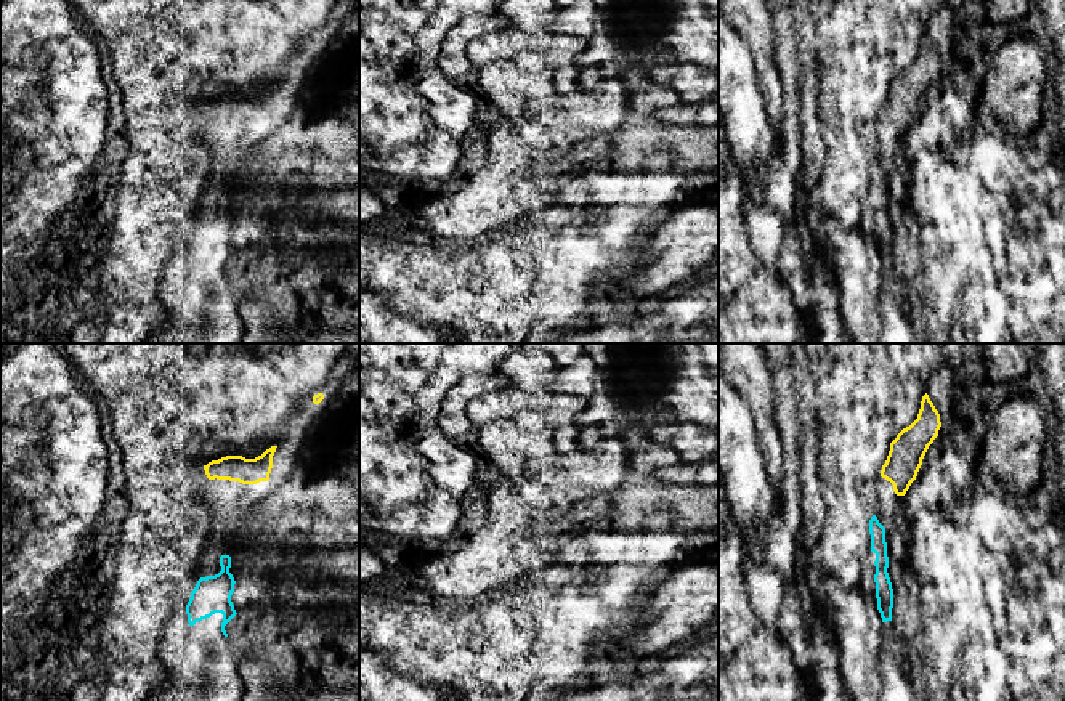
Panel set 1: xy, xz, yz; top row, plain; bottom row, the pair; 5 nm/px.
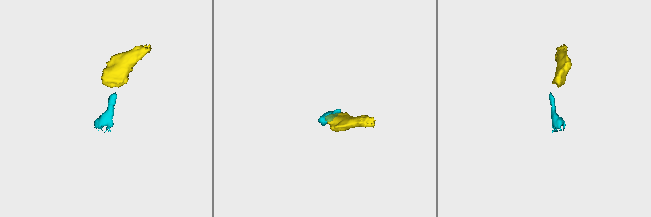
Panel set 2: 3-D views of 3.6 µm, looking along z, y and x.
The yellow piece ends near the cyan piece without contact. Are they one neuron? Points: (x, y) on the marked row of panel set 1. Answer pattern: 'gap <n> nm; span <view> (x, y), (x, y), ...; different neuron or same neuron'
gap 150 nm; span yz (895, 493), (874, 515); same neuron

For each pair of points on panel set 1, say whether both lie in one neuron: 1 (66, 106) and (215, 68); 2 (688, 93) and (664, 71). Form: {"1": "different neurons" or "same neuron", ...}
{"1": "different neurons", "2": "same neuron"}

